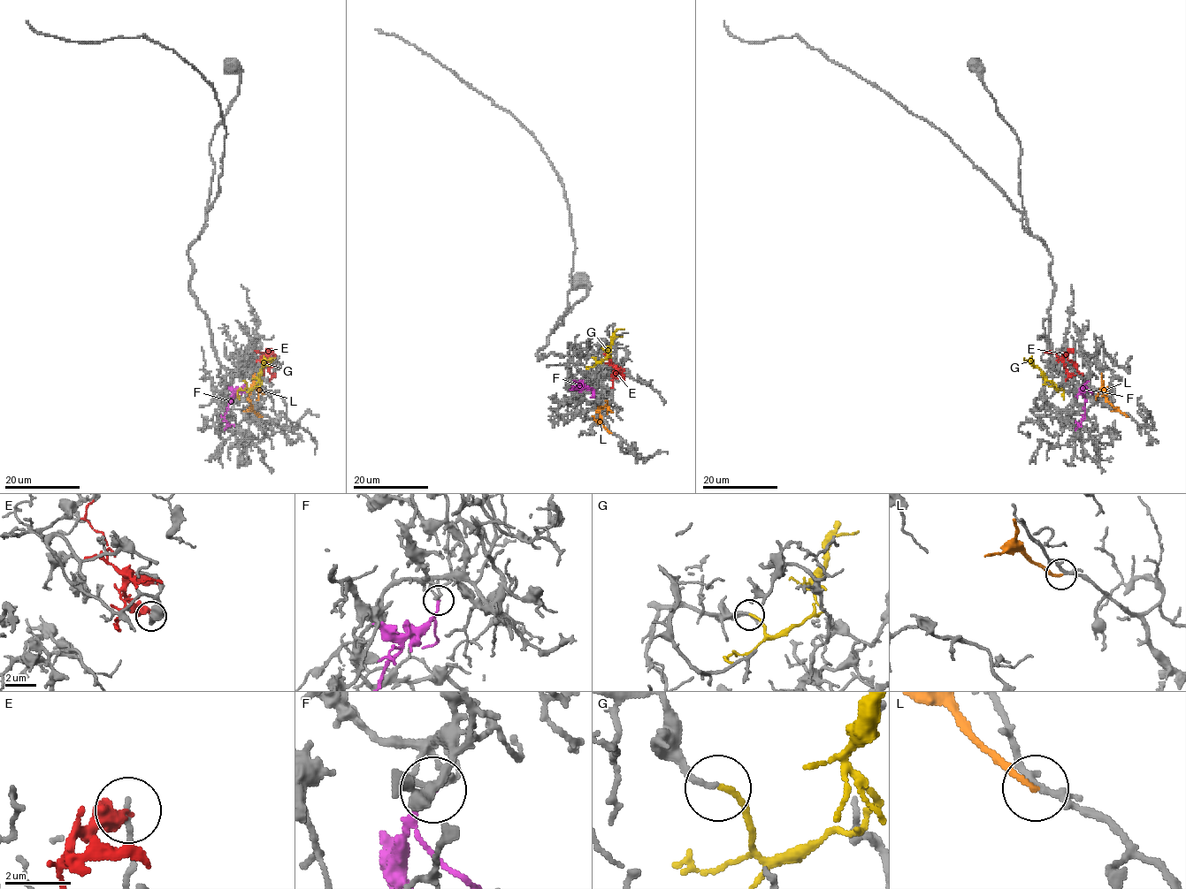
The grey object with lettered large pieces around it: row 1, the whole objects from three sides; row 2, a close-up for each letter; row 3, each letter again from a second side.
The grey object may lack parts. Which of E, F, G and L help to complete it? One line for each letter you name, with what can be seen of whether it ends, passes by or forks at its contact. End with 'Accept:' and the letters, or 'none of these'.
G: it ends
Accept: G

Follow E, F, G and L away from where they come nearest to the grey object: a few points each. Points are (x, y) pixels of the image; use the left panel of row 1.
E: (271, 349), (263, 359), (257, 351)
F: (244, 381), (225, 414), (225, 430)
G: (243, 381), (249, 389), (259, 385), (258, 374), (263, 365), (275, 358)
L: (263, 416), (252, 409), (249, 401), (253, 385), (258, 392), (257, 400)

